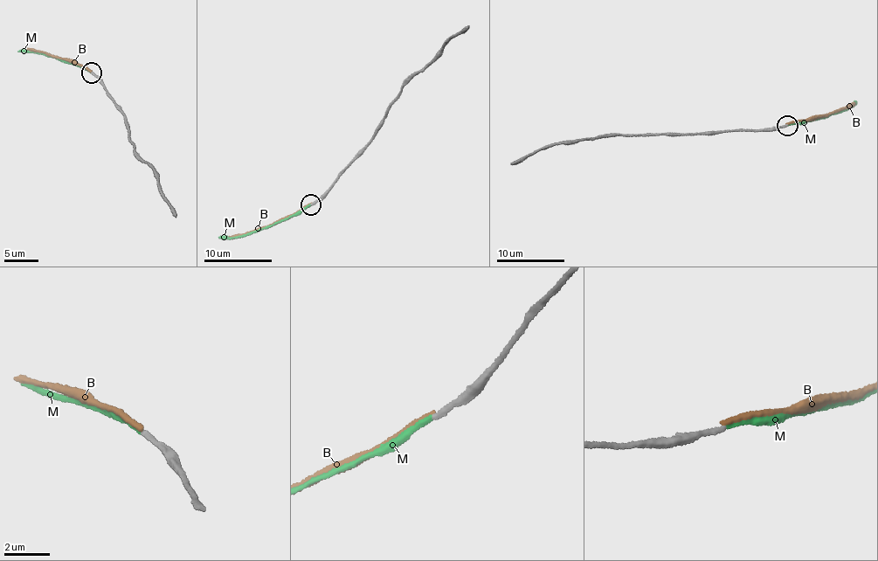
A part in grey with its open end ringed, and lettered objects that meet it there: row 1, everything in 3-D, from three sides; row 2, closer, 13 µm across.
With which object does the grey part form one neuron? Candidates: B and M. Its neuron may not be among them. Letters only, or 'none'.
M

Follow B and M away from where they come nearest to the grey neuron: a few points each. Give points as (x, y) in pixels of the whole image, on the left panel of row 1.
B: (91, 72), (82, 65), (26, 49)
M: (91, 73), (58, 59), (18, 50)

